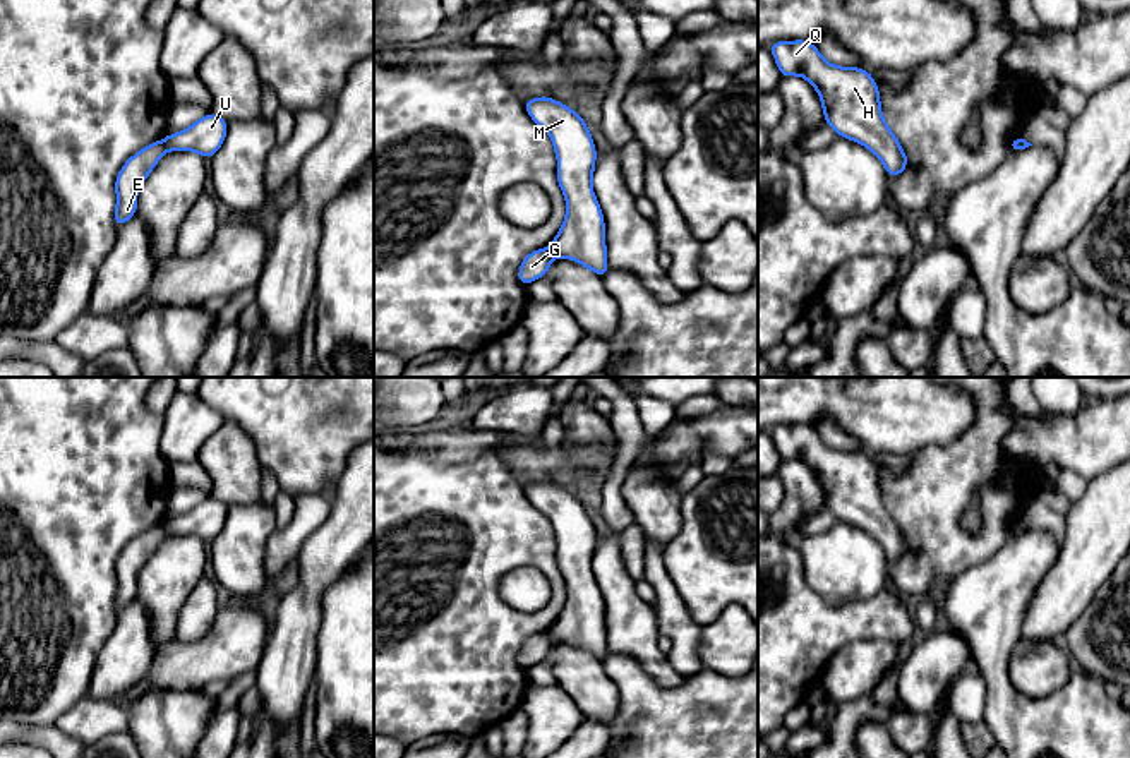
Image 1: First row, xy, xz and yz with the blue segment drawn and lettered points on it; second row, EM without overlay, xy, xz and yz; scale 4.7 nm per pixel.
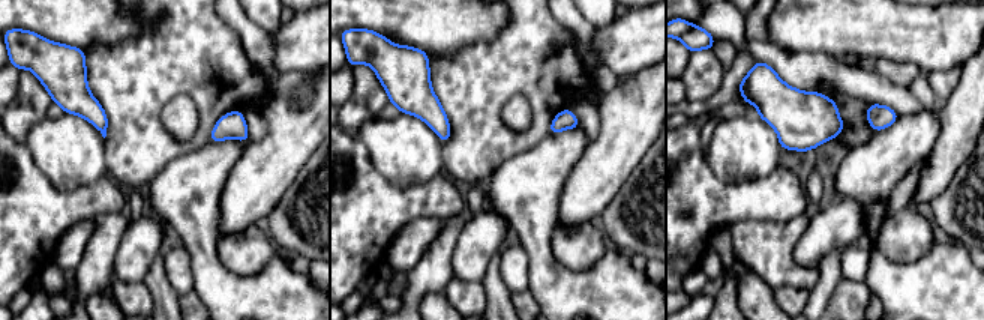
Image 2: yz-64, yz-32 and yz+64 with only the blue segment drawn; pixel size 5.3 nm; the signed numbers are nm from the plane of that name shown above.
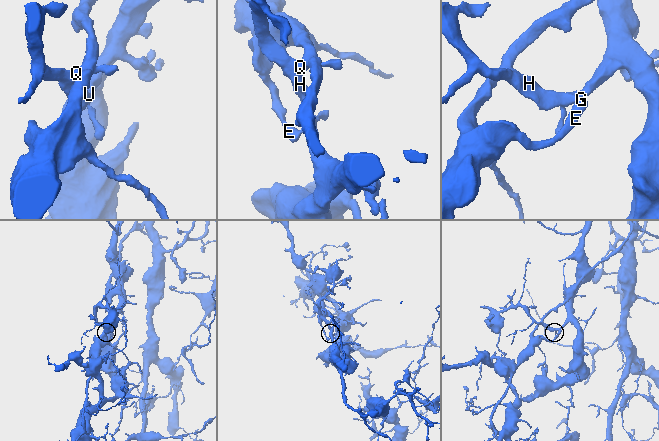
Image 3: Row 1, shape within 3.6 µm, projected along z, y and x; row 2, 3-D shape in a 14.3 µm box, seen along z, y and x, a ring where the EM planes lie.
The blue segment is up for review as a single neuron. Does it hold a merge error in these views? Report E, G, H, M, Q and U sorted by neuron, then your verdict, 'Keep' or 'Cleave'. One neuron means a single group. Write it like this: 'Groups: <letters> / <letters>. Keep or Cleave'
Groups: E G / H M Q U. Cleave

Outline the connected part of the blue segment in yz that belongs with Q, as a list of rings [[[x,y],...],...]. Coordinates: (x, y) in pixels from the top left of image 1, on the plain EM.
[[[780,424],[768,432],[782,461],[801,460],[818,475],[825,508],[837,520],[876,538],[888,562],[907,554],[907,538],[883,502],[880,475],[868,454],[828,448],[804,424]]]

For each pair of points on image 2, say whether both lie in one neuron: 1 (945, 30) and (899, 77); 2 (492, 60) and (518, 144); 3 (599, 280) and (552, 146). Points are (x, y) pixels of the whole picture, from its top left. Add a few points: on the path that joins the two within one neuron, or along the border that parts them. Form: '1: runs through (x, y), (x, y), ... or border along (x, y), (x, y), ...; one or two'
1: border along (878, 57), (912, 62), (923, 69); two
2: runs through (492, 81), (492, 122), (497, 126); one
3: runs through (555, 277), (542, 263), (539, 253), (539, 190); one

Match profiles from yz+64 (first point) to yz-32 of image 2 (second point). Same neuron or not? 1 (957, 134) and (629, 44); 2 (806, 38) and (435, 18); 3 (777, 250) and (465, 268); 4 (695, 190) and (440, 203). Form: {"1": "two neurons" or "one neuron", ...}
{"1": "two neurons", "2": "one neuron", "3": "two neurons", "4": "one neuron"}

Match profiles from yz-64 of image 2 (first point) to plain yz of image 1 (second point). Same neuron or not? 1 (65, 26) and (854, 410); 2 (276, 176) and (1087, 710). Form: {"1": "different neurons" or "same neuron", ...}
{"1": "same neuron", "2": "different neurons"}

